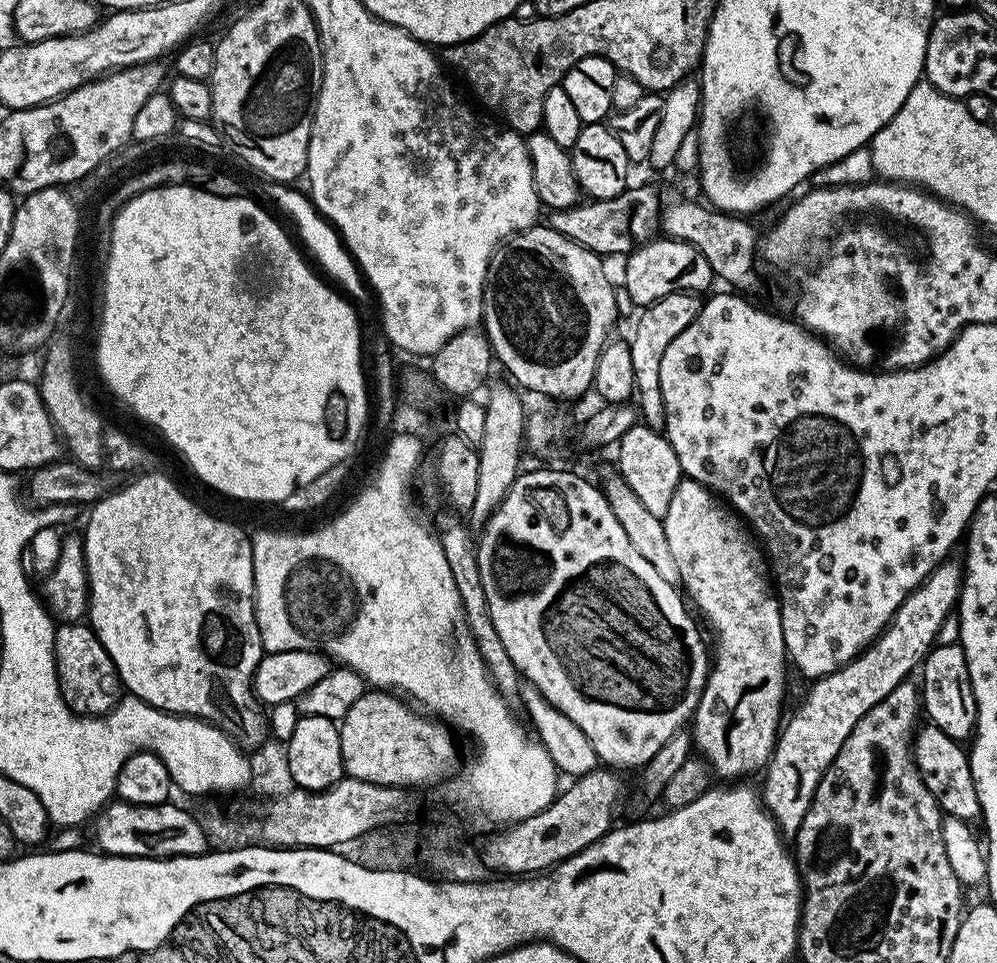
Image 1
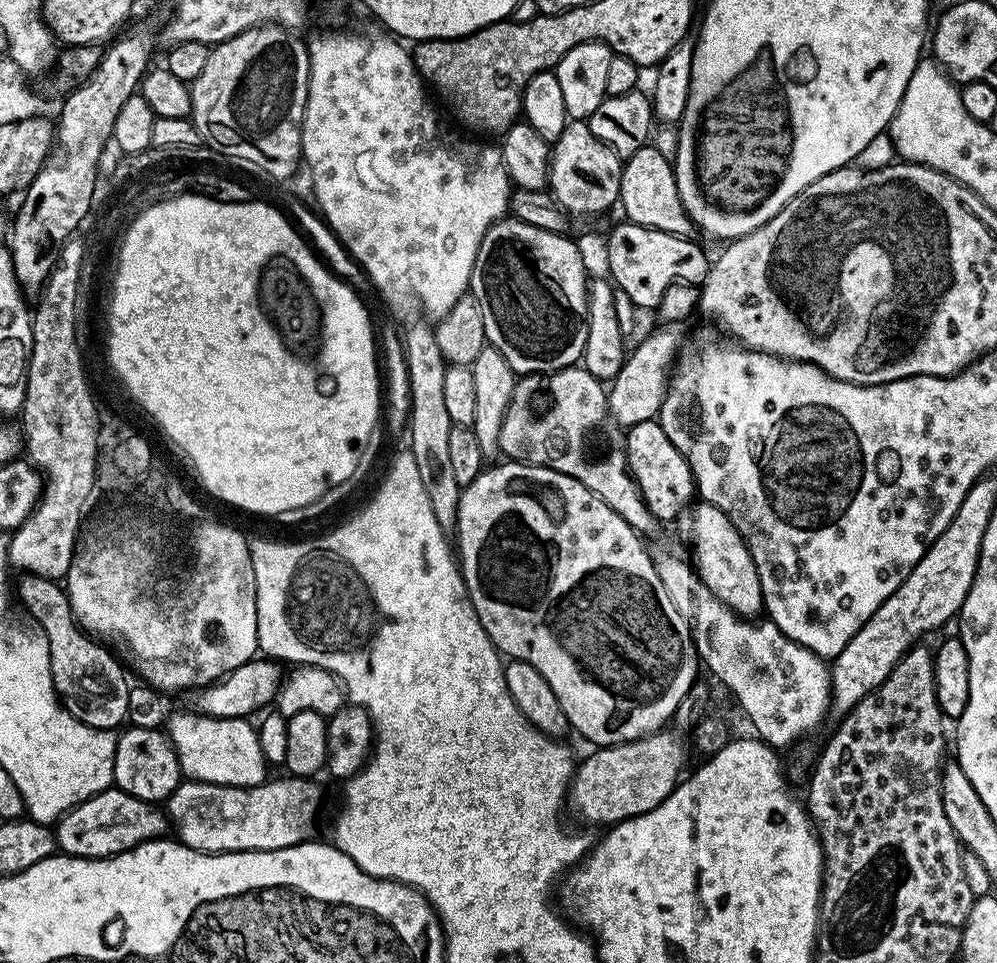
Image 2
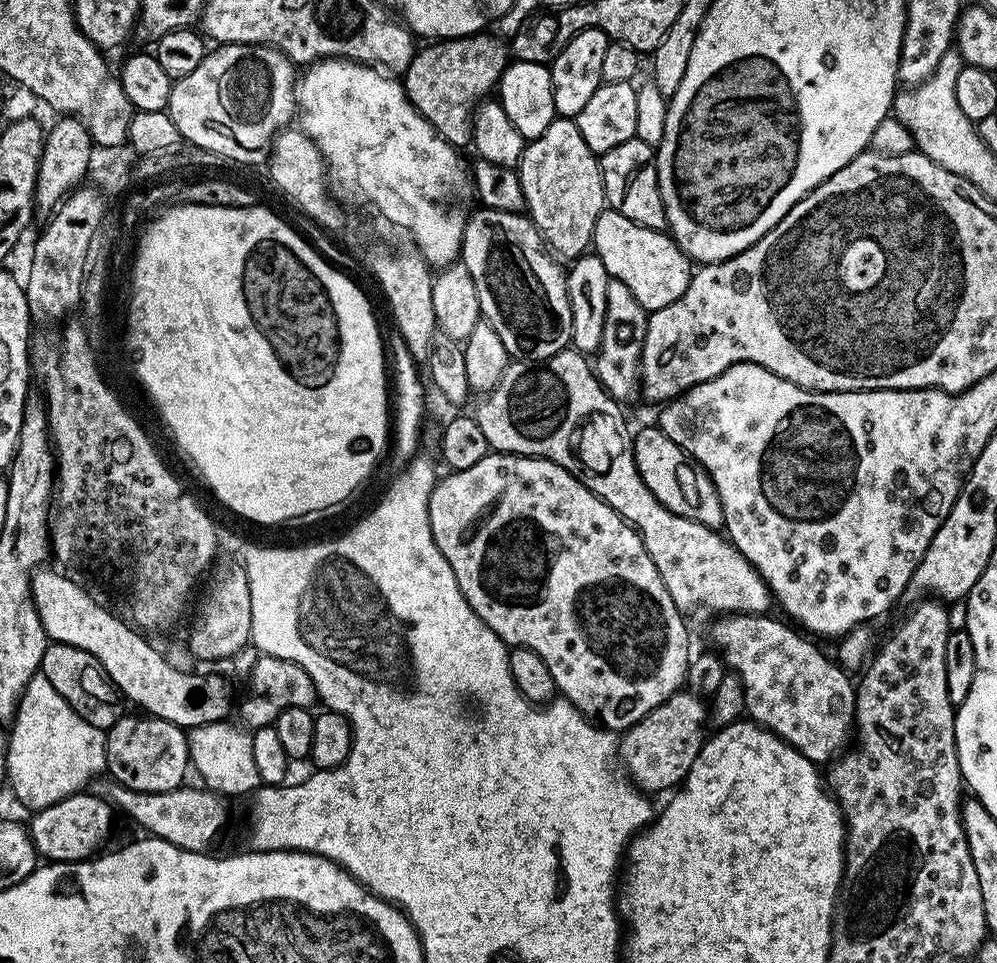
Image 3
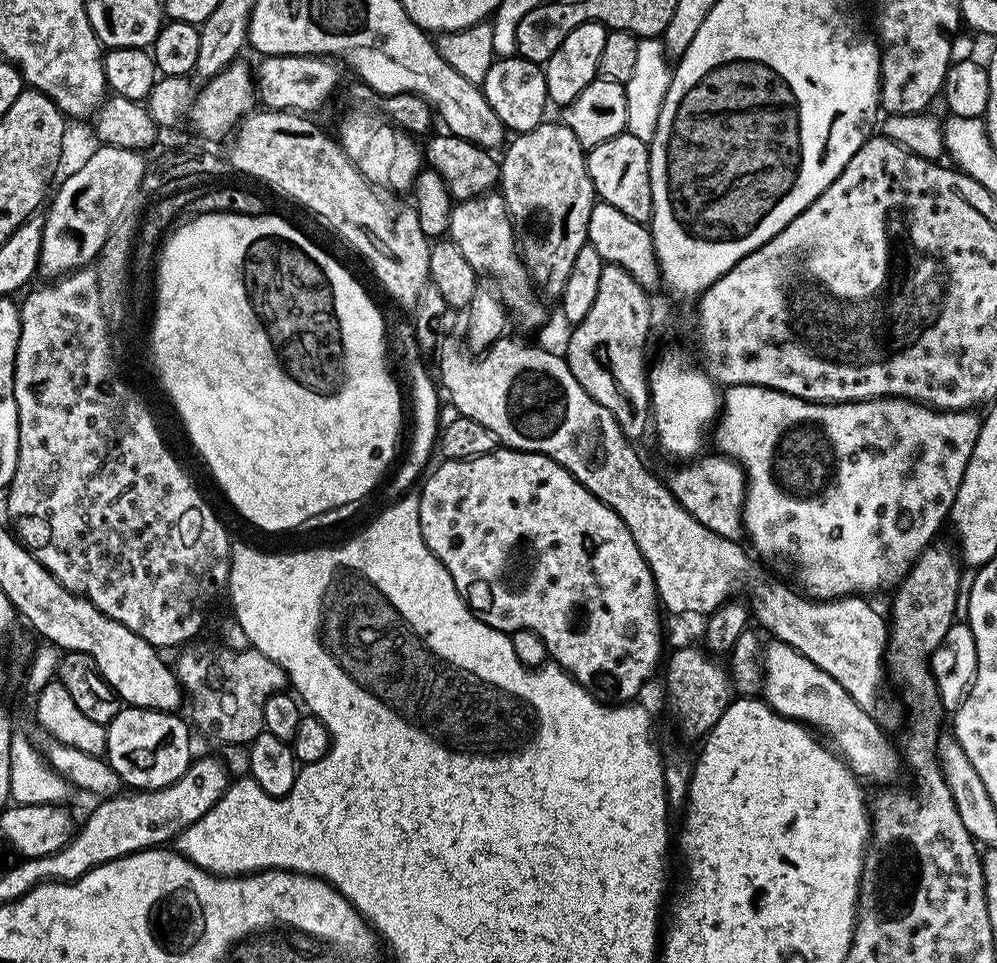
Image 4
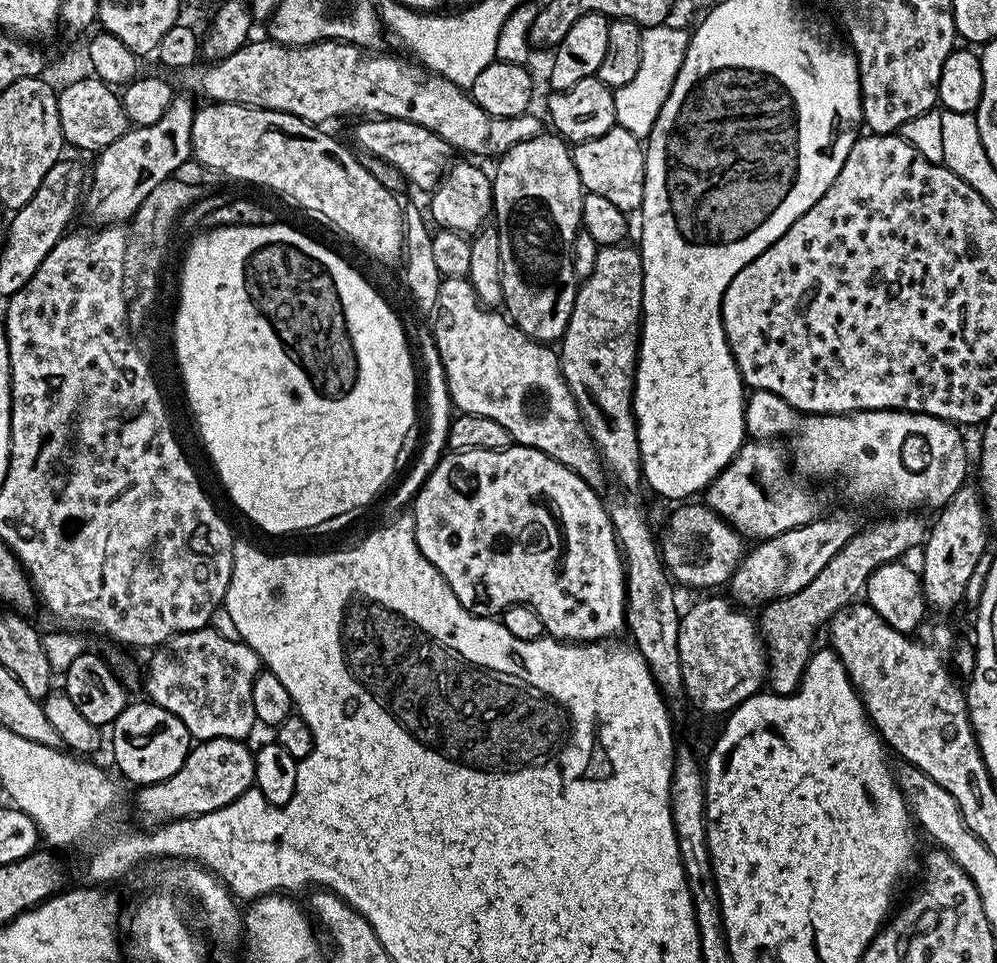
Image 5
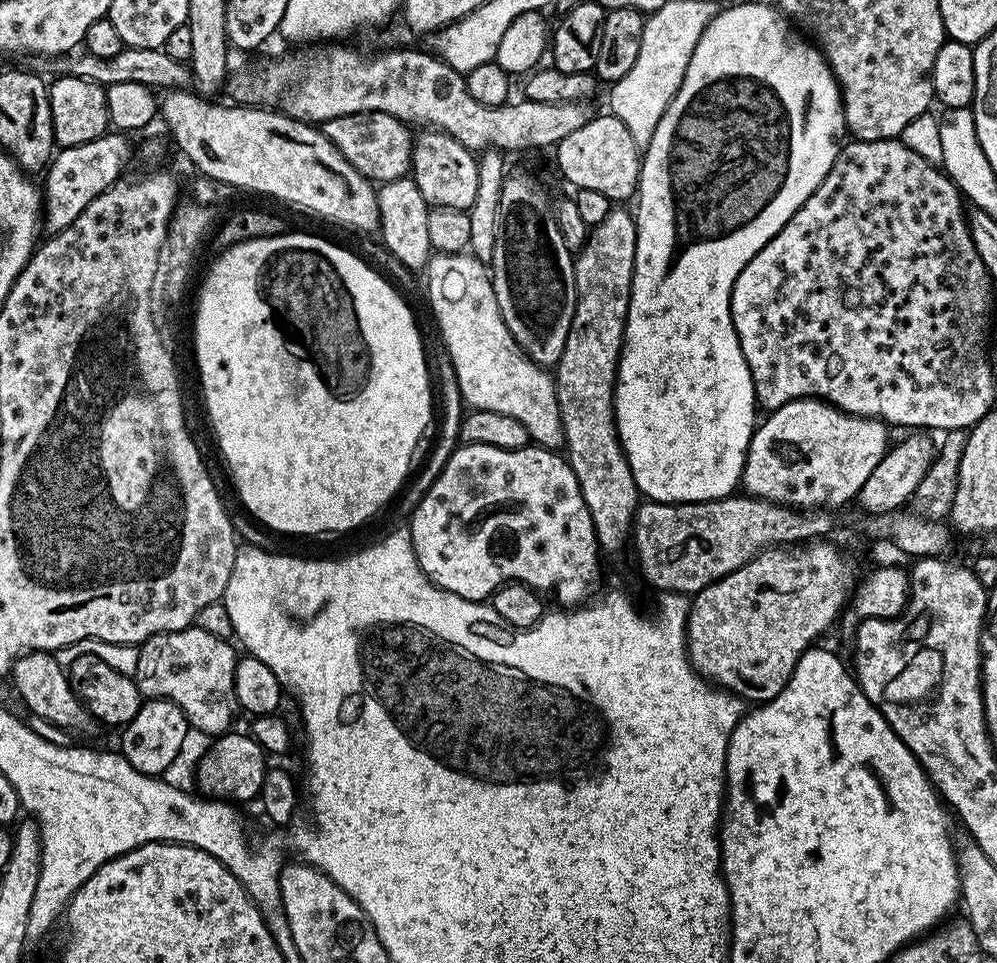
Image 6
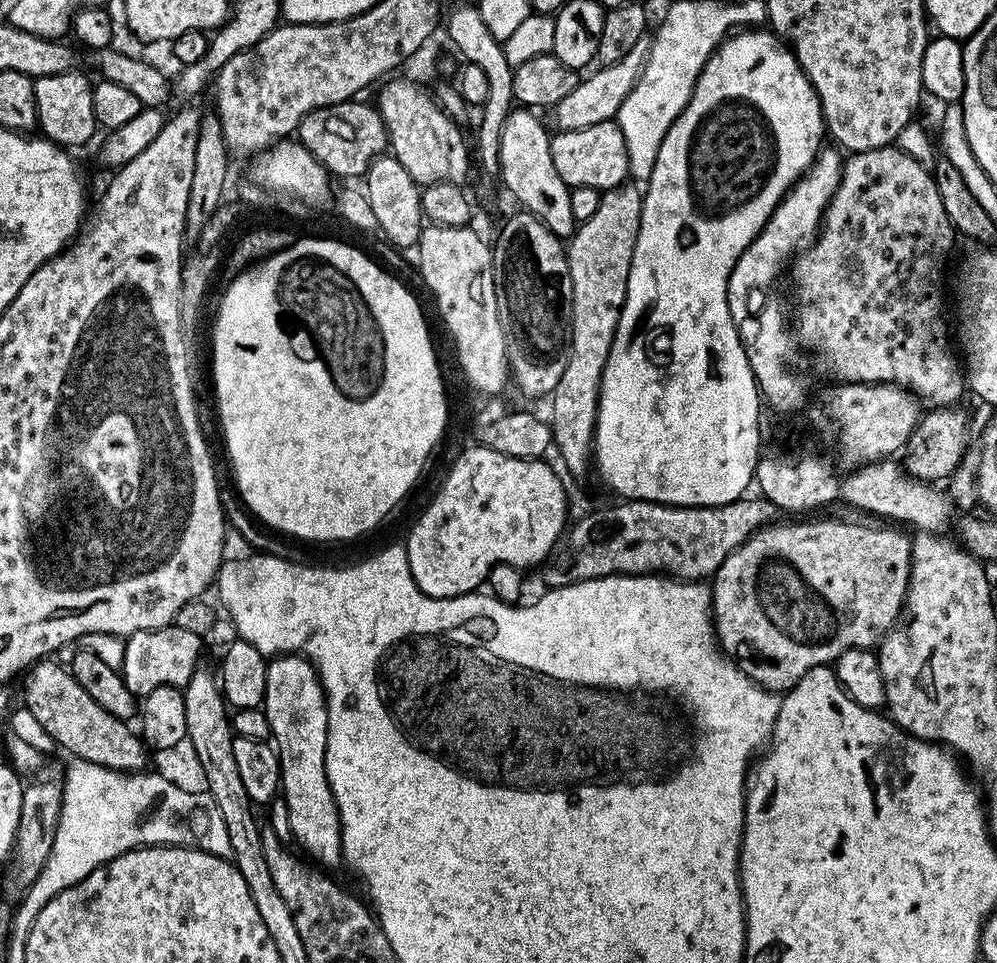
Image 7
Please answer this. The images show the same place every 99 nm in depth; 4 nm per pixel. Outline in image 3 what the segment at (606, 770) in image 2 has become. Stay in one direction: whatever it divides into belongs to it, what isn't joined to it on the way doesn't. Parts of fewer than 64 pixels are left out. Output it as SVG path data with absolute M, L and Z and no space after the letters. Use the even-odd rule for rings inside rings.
M689 690L674 693L667 702L659 704L650 714L642 717L633 728L627 729L618 740L618 760L623 771L627 773L633 784L645 794L675 790L688 777L690 766L694 766L694 758L704 748L706 725L709 723L709 705L701 697Z

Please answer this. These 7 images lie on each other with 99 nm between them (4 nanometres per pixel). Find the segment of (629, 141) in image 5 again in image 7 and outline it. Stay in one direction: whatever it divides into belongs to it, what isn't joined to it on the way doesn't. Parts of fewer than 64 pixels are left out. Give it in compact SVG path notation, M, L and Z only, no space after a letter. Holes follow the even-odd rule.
M615 120L598 122L598 126L586 126L582 130L557 131L550 139L550 158L554 158L554 170L574 188L616 188L629 179L626 138Z

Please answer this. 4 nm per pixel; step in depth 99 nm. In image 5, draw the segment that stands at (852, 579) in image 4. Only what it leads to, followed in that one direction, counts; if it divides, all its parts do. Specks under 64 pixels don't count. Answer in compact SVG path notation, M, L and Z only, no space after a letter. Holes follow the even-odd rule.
M753 391L751 395L747 397L747 400L744 406L744 426L745 426L747 435L752 438L780 438L776 436L789 436L789 438L792 439L792 452L790 448L790 454L791 454L790 460L791 460L791 463L795 465L794 468L797 473L799 473L798 471L800 471L806 476L817 476L817 478L820 480L828 480L831 478L831 476L844 476L844 484L846 487L848 487L848 492L850 495L857 496L857 498L860 500L868 500L871 498L871 496L873 496L873 498L876 500L878 499L885 500L885 502L888 503L890 507L892 507L890 508L892 510L920 510L916 508L922 507L923 504L929 504L929 506L932 507L932 510L939 510L943 508L945 504L948 503L948 500L950 499L950 497L953 496L954 493L958 491L958 489L965 487L965 484L967 481L964 479L966 479L968 476L968 448L966 445L964 445L963 434L960 433L963 431L961 431L961 429L957 427L957 425L950 424L946 420L939 420L937 416L927 416L926 414L922 414L921 412L906 412L906 411L897 410L894 408L887 408L886 410L870 410L869 412L854 412L854 413L845 414L842 416L818 416L815 414L801 414L797 412L796 409L790 407L790 405L788 405L785 400L783 400L782 398L778 398L778 394L770 394L769 392ZM911 440L912 440L912 461L910 461L909 464L907 464L907 462L904 461L904 451L907 450L908 443L910 443Z

